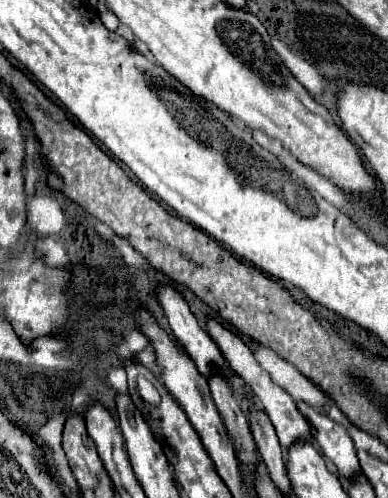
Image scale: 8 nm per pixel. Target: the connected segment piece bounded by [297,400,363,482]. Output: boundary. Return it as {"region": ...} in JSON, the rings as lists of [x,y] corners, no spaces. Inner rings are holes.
{"region":[[[301,400],[297,402],[297,408],[309,420],[309,424],[313,428],[313,440],[319,444],[325,458],[329,458],[337,466],[339,478],[343,478],[343,482],[347,482],[347,480],[363,474],[347,428],[333,422],[325,414],[317,414],[317,410],[313,410],[311,406],[307,406]]]}

